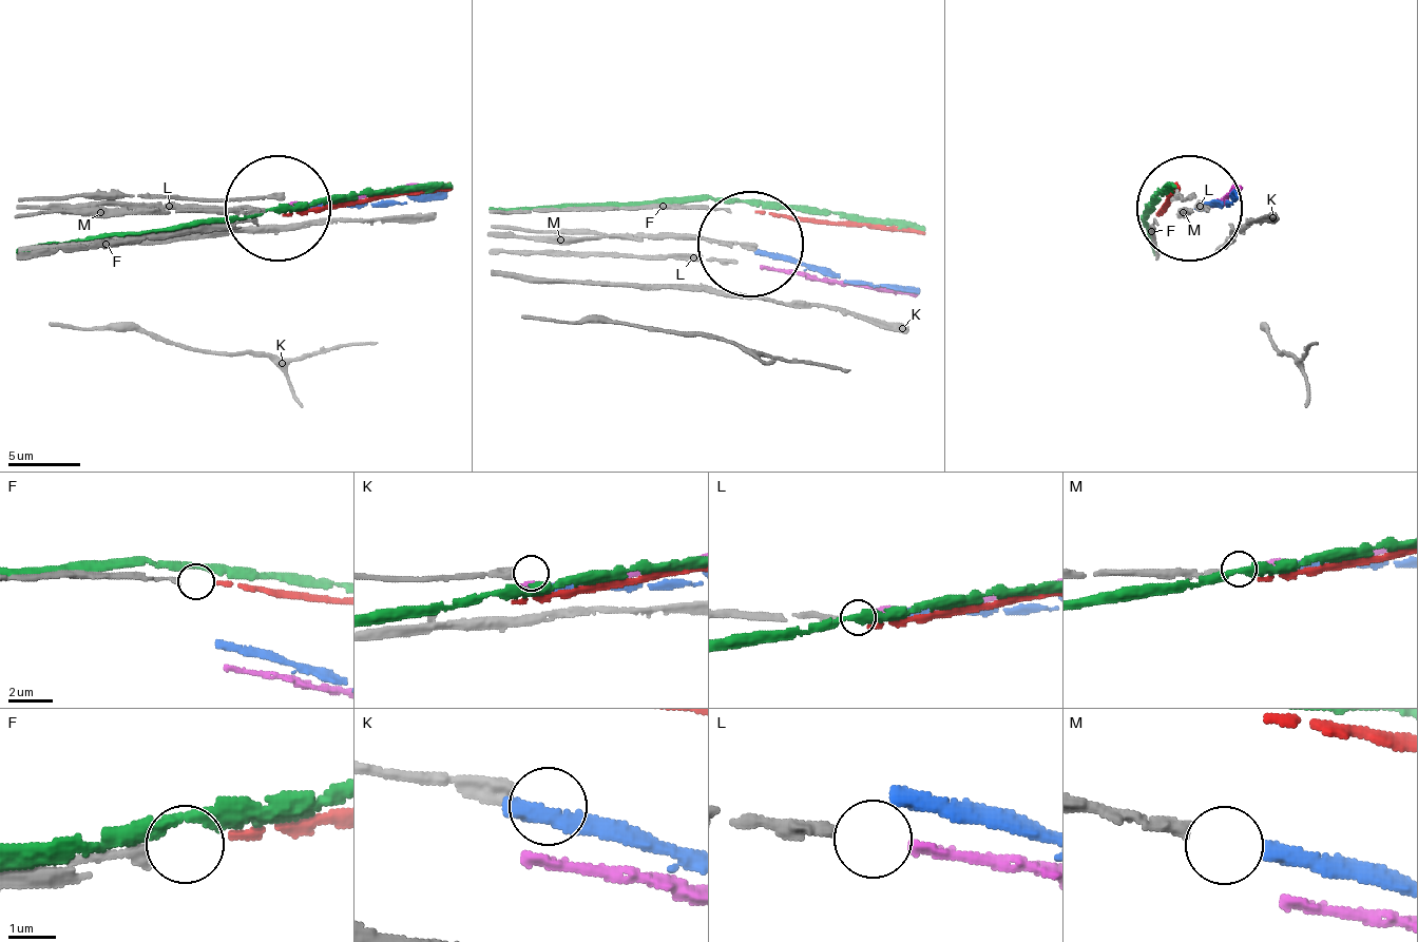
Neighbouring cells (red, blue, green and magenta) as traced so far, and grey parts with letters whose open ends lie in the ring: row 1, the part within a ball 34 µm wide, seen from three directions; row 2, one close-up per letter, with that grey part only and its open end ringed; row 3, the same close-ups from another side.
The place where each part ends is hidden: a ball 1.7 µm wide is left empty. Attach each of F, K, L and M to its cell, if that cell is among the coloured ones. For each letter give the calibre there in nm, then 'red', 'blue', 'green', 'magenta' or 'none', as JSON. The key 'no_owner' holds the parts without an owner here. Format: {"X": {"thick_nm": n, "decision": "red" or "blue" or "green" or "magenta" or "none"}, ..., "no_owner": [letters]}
{"F": {"thick_nm": 180, "decision": "red"}, "K": {"thick_nm": 400, "decision": "none"}, "L": {"thick_nm": 280, "decision": "magenta"}, "M": {"thick_nm": 300, "decision": "blue"}, "no_owner": ["K"]}

